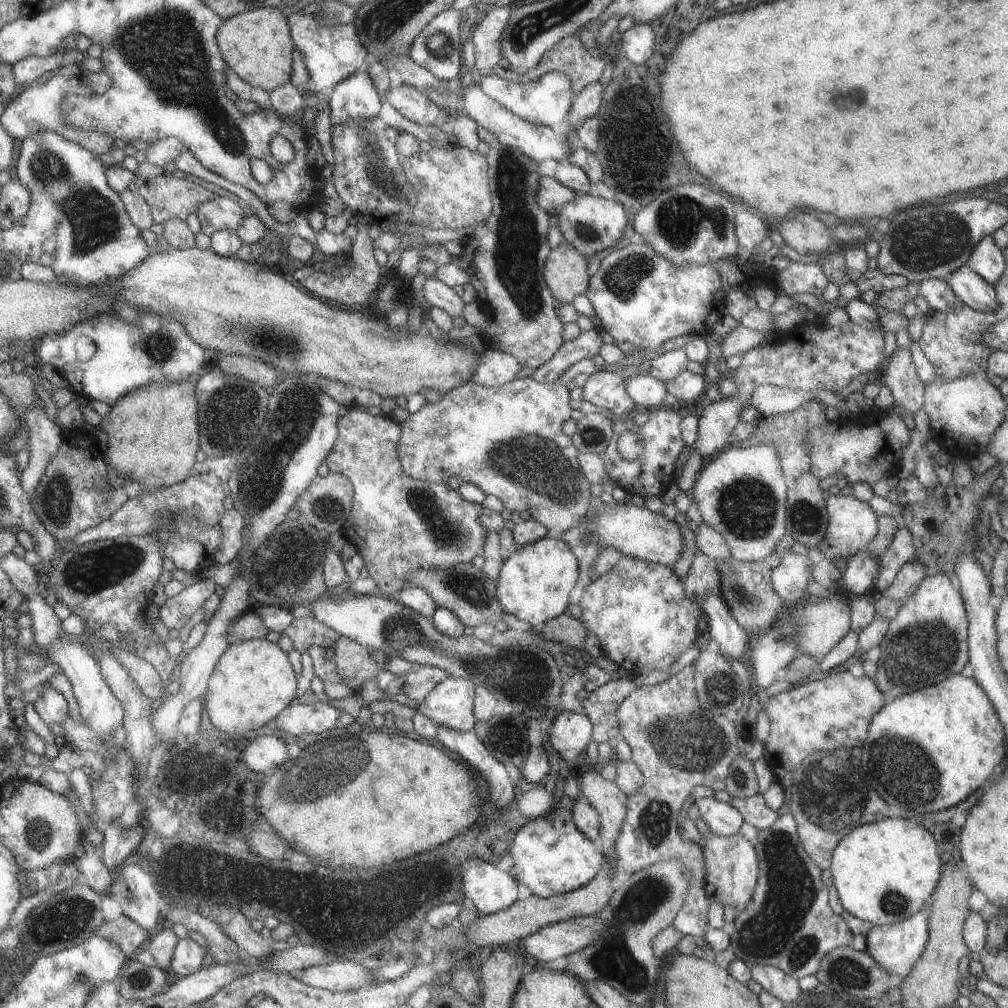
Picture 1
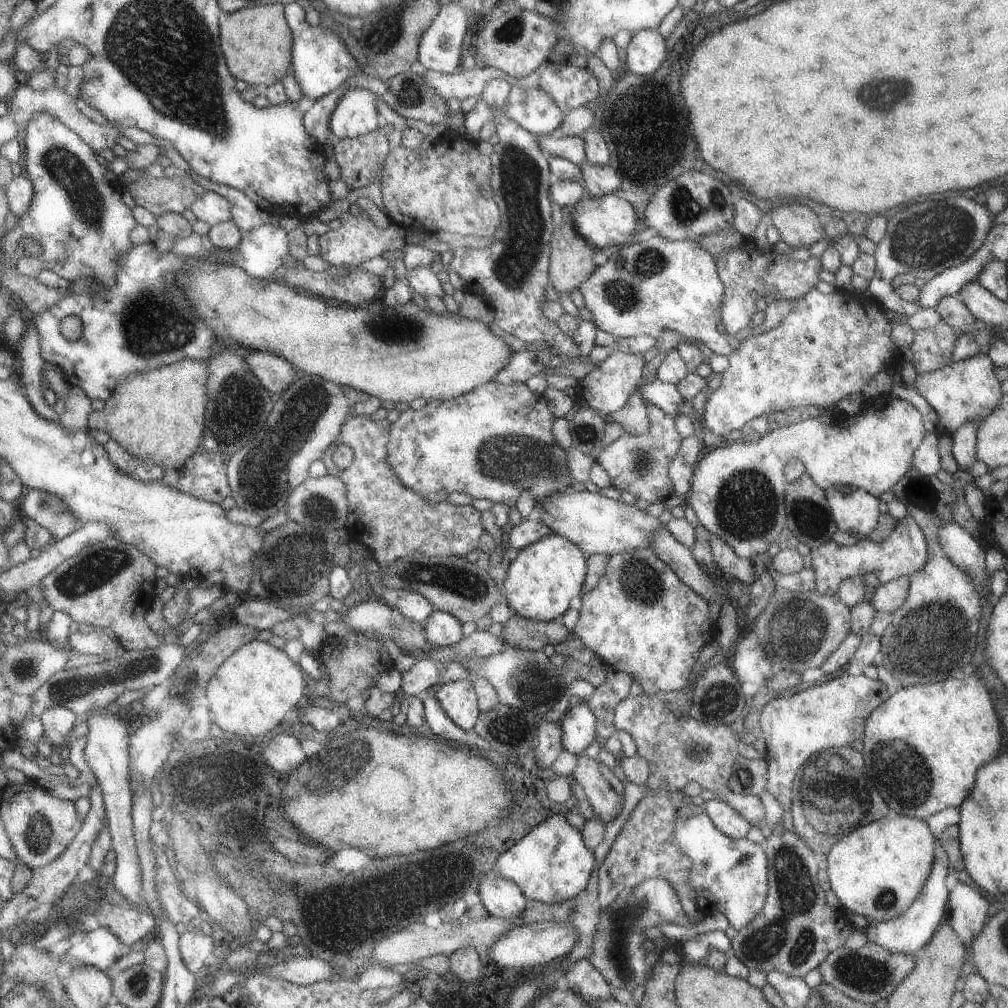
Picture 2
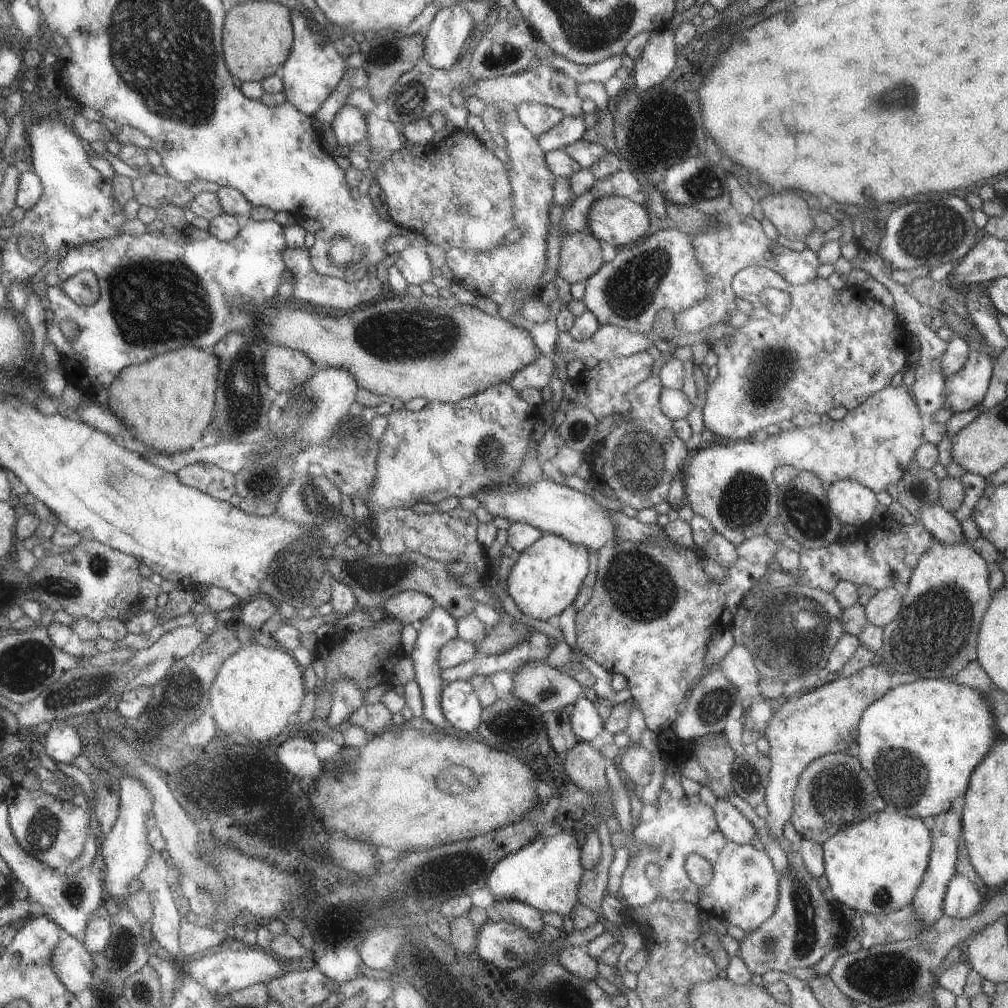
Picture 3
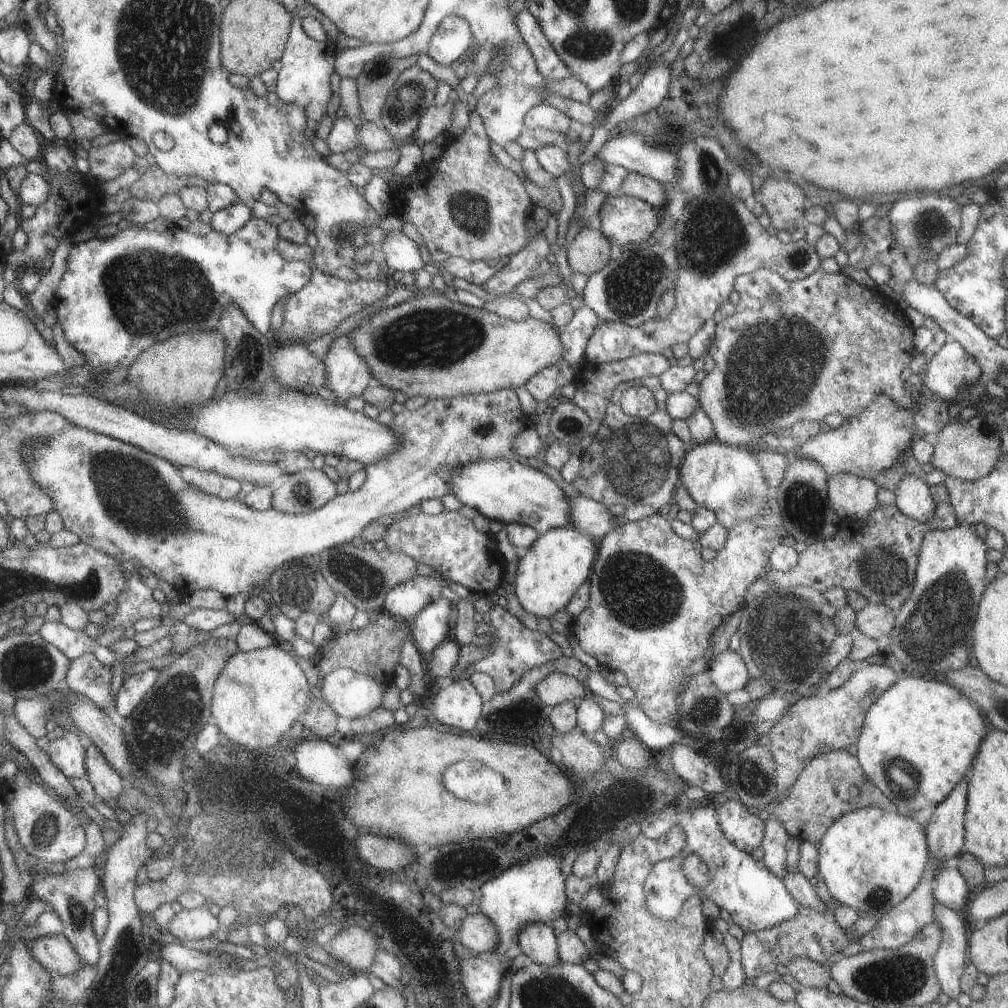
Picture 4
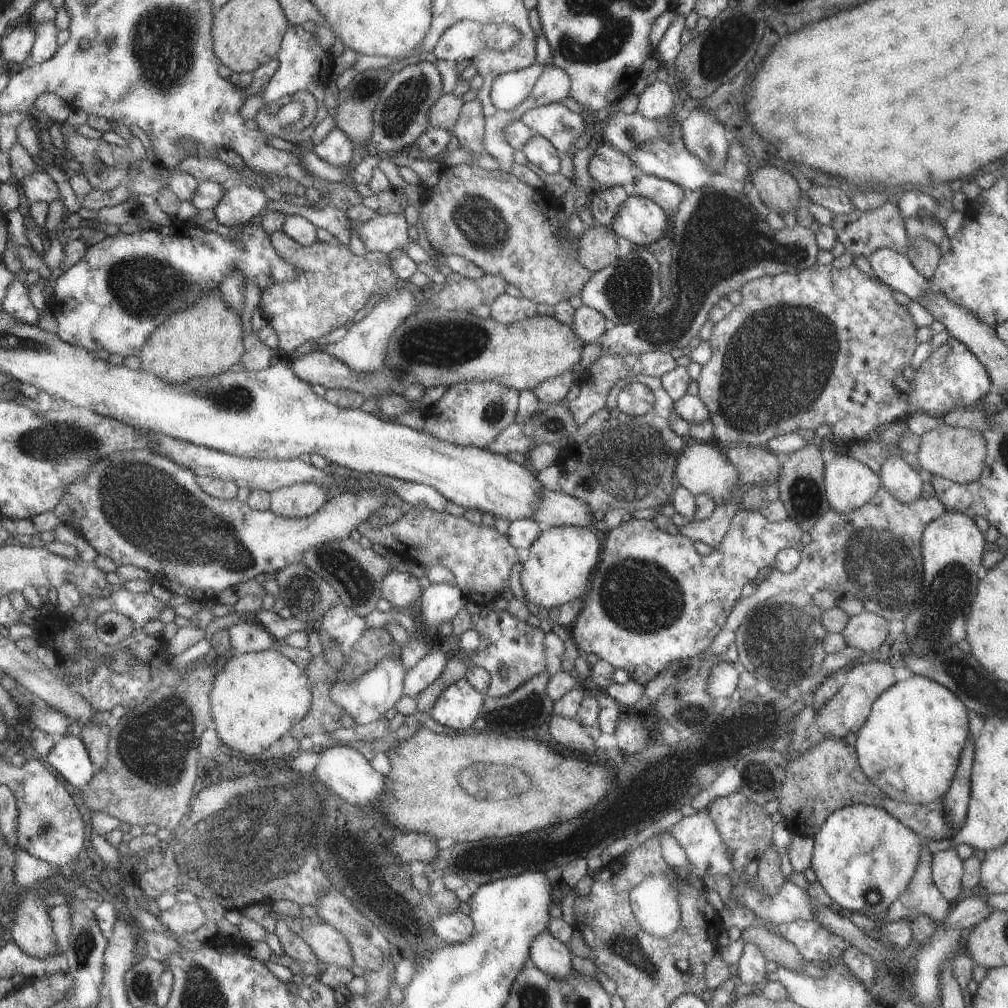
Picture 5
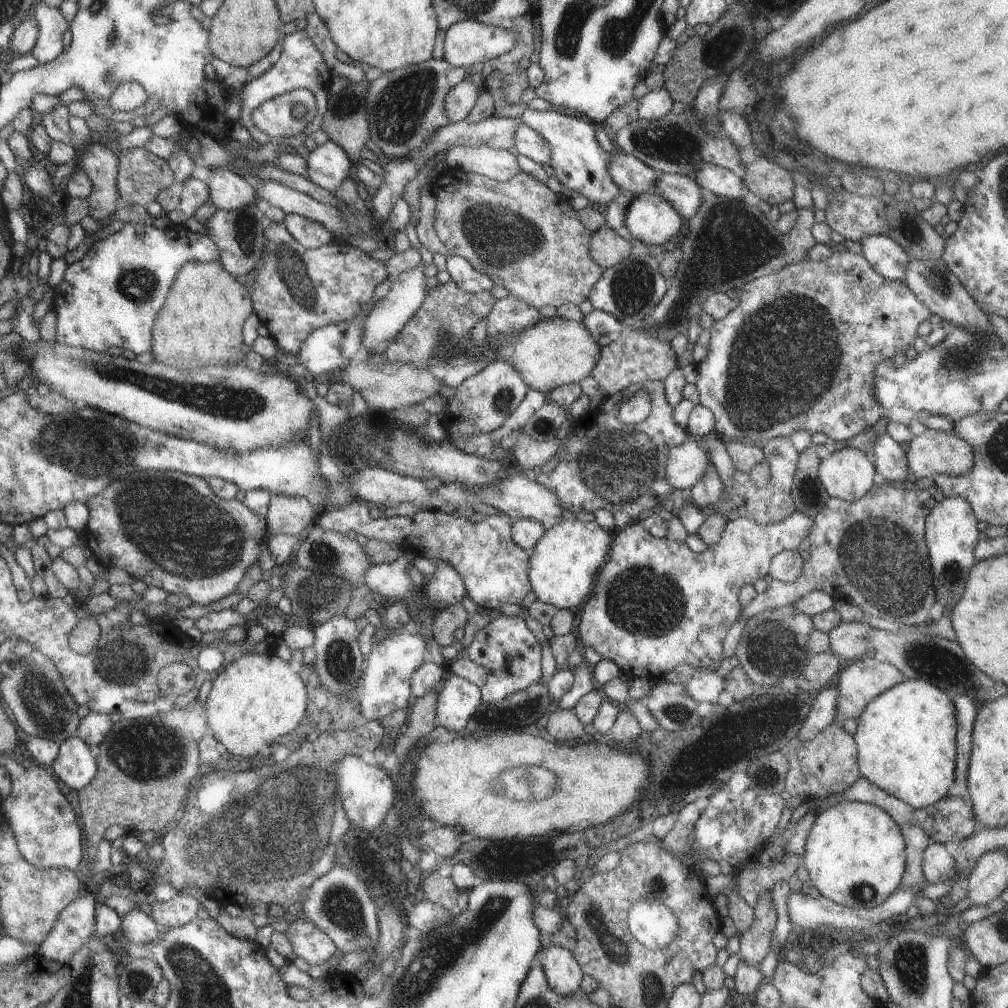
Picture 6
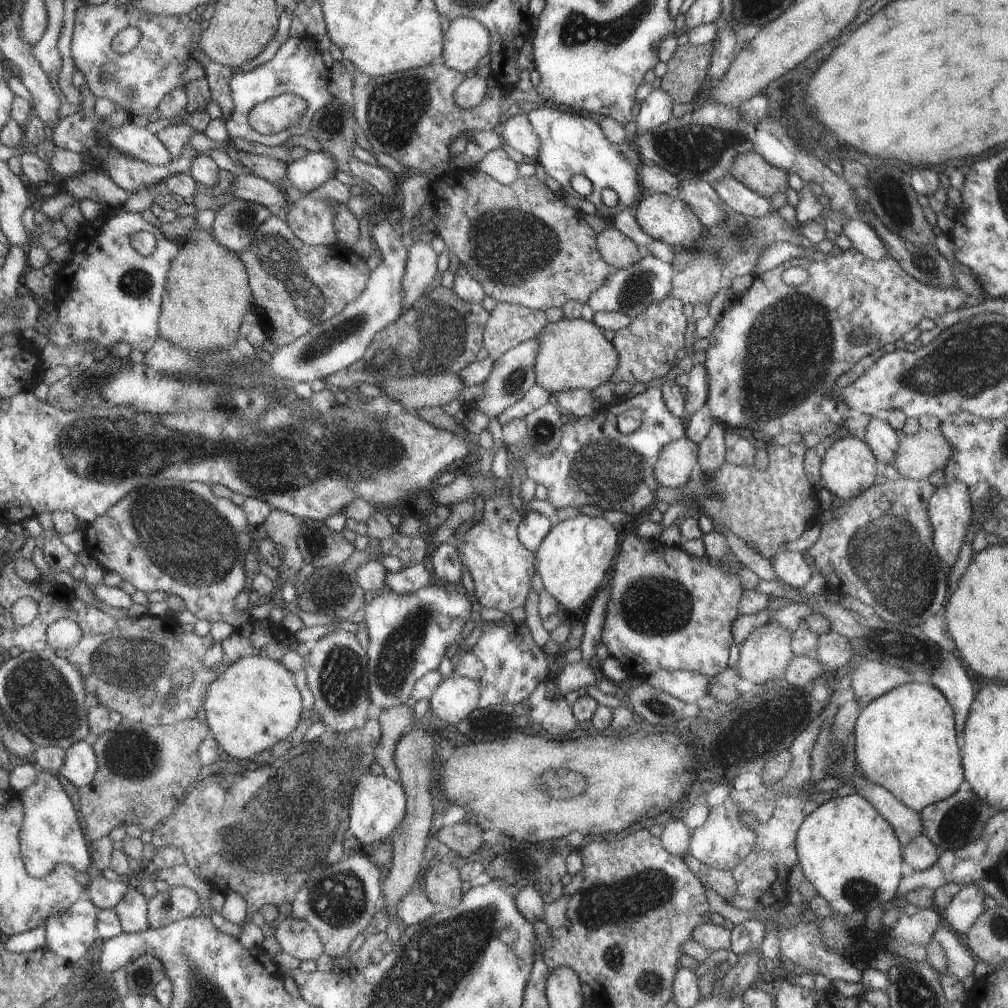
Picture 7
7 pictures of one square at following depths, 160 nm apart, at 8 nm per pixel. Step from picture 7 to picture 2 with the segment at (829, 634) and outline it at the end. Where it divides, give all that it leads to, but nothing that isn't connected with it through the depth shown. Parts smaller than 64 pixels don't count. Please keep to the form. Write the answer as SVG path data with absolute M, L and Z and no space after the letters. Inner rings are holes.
M899 576L889 580L888 583L879 585L873 592L869 604L875 612L893 613L905 601L910 579L908 576Z

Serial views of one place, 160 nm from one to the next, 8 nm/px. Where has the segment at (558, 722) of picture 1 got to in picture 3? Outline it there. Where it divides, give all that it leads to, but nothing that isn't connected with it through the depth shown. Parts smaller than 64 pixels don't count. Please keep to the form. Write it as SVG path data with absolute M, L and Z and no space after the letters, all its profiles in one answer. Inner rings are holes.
M582 696L572 705L569 721L576 742L591 741L602 732L603 721L594 704Z

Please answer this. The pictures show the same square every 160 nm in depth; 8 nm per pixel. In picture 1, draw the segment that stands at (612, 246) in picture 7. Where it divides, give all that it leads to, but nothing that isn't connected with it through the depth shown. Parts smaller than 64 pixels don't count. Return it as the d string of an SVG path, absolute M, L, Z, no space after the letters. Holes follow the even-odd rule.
M561 240L553 248L544 266L544 281L558 303L571 303L575 296L583 295L589 278L586 266L587 258L569 243Z

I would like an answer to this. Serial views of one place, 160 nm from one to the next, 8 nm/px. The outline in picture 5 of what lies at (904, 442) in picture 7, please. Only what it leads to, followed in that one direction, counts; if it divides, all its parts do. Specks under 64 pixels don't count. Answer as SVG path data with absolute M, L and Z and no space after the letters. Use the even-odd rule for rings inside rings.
M942 423L919 436L915 455L919 468L926 470L930 475L952 483L969 483L979 478L984 468L985 440L975 430L951 428Z

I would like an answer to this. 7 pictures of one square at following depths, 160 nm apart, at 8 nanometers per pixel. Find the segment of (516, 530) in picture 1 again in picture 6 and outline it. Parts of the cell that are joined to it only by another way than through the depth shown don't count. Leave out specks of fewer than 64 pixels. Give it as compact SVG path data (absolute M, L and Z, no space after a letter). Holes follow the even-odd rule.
M561 518L551 528L544 530L536 520L514 519L511 537L521 548L533 549L528 560L528 581L532 584L535 598L556 609L573 611L575 607L579 608L592 590L598 568L606 559L611 534L595 521Z

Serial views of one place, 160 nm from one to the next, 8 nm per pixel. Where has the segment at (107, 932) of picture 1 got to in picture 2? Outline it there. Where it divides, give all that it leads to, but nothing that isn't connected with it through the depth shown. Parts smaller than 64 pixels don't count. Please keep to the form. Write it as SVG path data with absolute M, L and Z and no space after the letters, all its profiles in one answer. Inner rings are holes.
M102 900L102 908L95 915L100 927L106 927L127 947L155 931L154 915L140 912L136 907L115 905Z

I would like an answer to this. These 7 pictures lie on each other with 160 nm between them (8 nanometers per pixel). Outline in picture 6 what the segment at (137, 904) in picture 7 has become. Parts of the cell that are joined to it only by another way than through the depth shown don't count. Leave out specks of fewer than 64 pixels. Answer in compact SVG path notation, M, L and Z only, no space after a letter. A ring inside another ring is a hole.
M144 904L135 907L123 917L121 929L127 940L138 945L158 941L164 931Z

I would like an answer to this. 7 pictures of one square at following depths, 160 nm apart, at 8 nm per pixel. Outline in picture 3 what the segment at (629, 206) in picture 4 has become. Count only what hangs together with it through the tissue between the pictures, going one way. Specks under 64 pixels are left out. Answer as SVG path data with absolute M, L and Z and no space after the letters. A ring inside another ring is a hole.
M605 196L595 200L587 212L587 226L593 237L606 242L615 248L627 247L642 240L649 229L647 212L641 204L631 199L617 196Z

